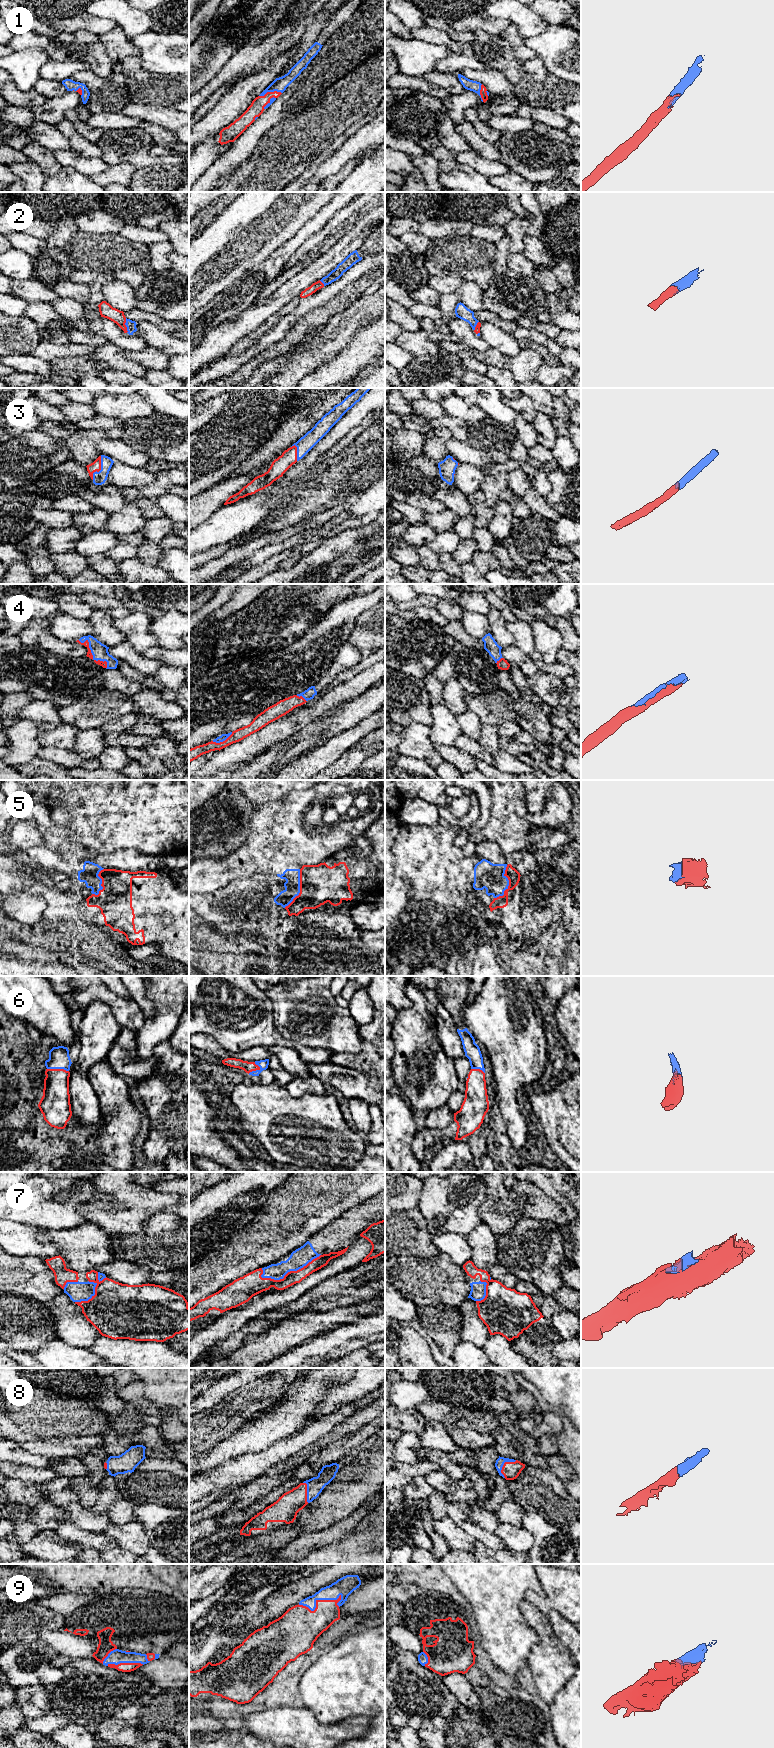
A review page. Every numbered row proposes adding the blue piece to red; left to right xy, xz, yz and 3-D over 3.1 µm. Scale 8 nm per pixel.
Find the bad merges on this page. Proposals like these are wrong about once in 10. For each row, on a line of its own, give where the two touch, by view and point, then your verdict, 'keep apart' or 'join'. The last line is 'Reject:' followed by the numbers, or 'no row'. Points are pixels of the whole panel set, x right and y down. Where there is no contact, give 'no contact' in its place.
1: xz (270, 92) | join
2: xy (125, 325) | join
3: xy (100, 469) | join
4: xy (91, 654) | join
5: yz (509, 884) | join
6: xy (58, 1069) | join
7: xz (290, 1271) | keep apart
8: yz (504, 1464) | join
9: xz (316, 1601) | join
Reject: 7

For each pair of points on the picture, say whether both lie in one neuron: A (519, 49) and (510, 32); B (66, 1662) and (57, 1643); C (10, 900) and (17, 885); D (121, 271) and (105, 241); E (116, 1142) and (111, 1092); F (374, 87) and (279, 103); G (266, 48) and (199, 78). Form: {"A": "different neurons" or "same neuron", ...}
{"A": "same neuron", "B": "different neurons", "C": "different neurons", "D": "same neuron", "E": "same neuron", "F": "different neurons", "G": "different neurons"}

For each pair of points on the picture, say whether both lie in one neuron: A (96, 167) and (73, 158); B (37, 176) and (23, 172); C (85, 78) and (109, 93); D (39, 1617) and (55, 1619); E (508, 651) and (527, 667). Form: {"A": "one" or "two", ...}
{"A": "one", "B": "one", "C": "one", "D": "one", "E": "one"}

